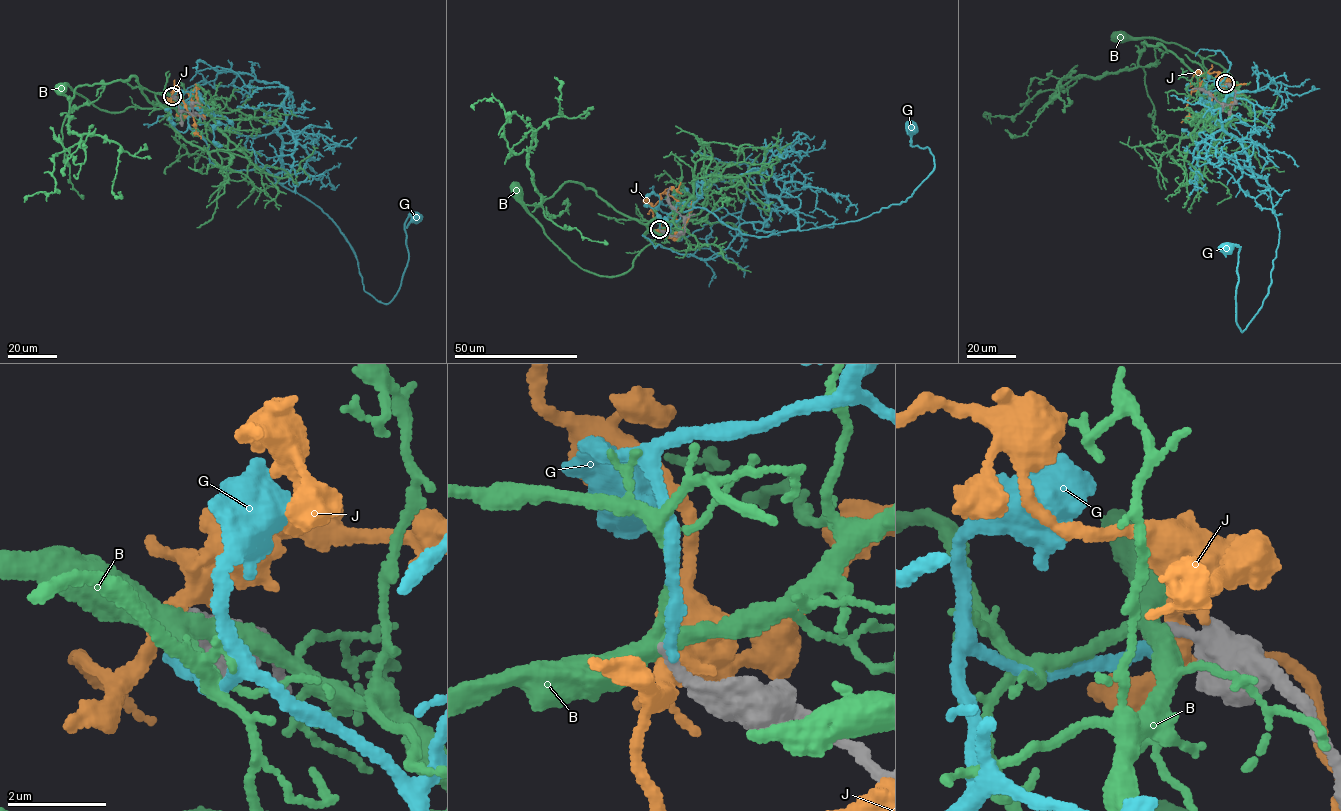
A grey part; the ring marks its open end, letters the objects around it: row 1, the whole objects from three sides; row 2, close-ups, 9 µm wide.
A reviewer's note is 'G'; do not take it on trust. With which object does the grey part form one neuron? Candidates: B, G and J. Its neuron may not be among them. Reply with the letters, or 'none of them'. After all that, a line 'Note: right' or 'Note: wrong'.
none of them
Note: wrong

